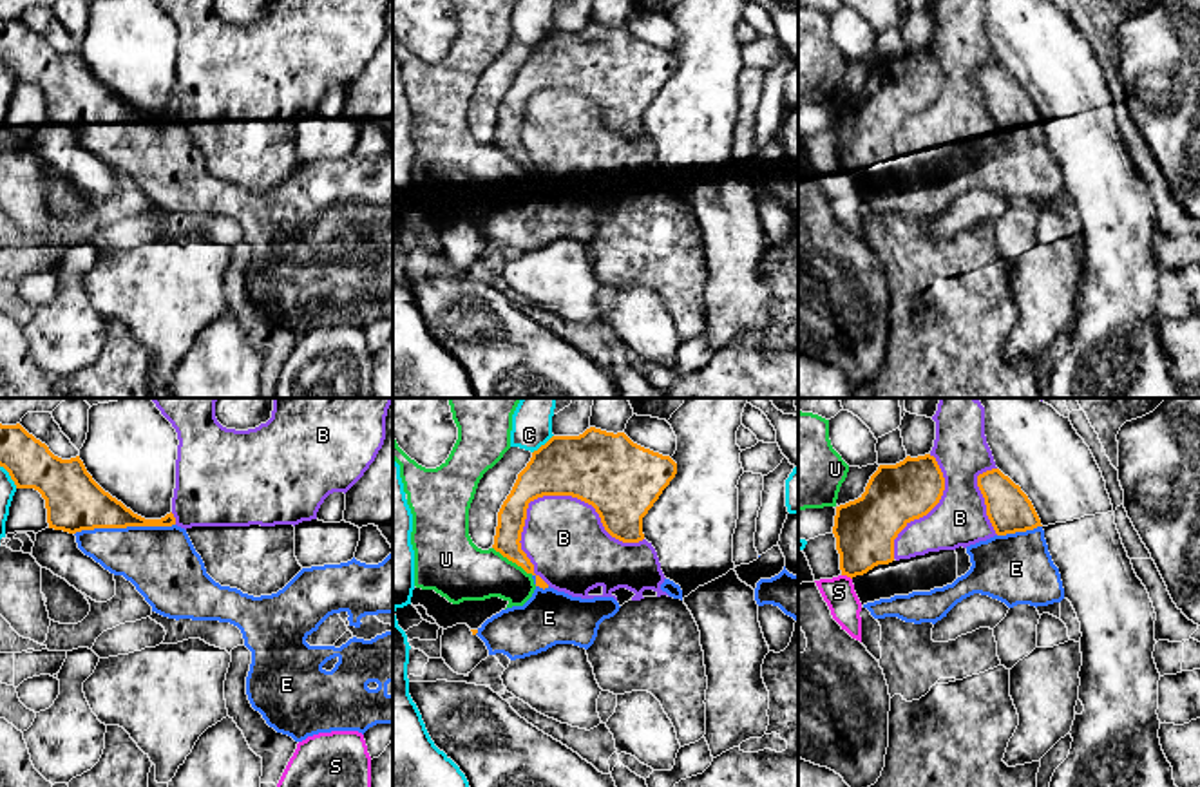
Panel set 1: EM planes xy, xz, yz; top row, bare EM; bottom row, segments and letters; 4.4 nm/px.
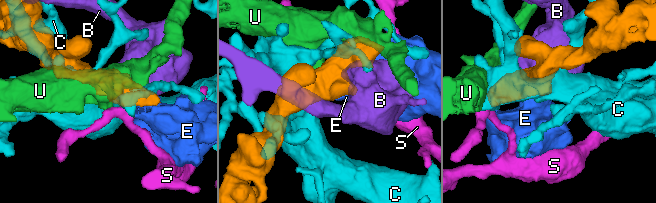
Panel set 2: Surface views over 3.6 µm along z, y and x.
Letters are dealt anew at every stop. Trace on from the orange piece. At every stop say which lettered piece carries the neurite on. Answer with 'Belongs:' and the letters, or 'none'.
Belongs: E

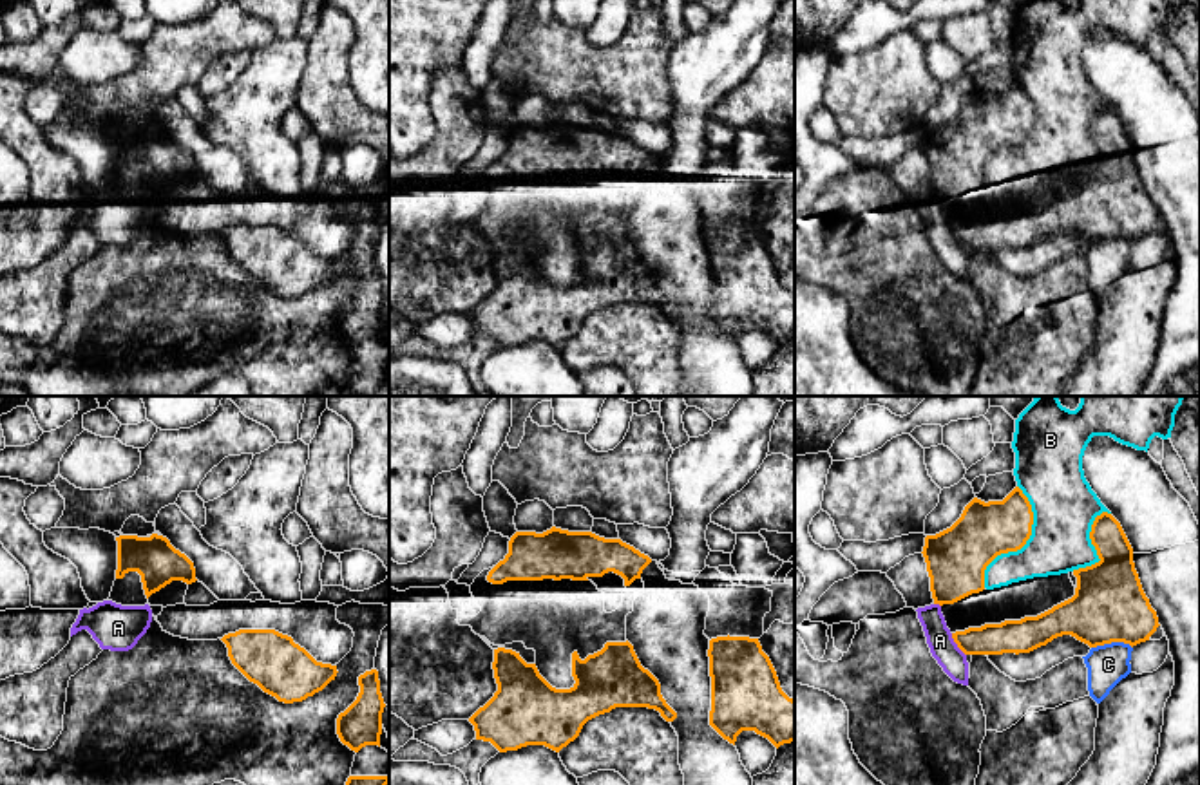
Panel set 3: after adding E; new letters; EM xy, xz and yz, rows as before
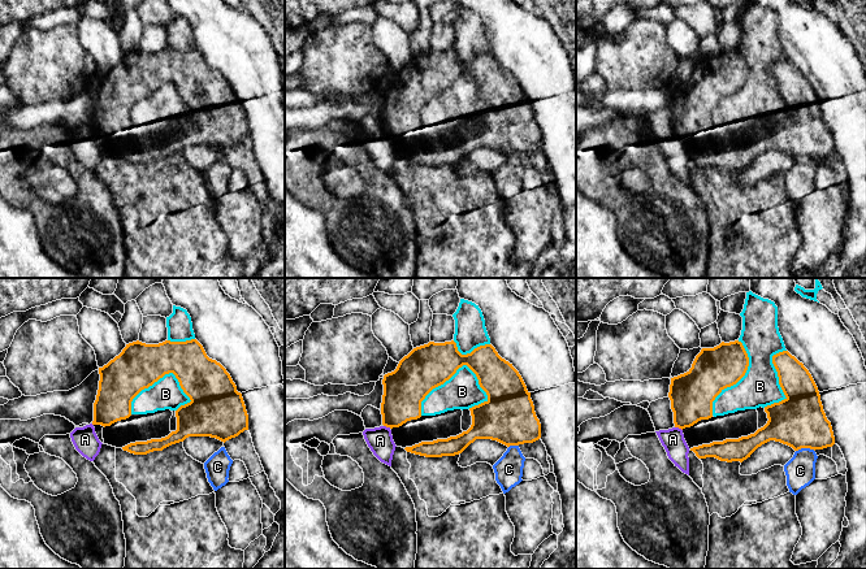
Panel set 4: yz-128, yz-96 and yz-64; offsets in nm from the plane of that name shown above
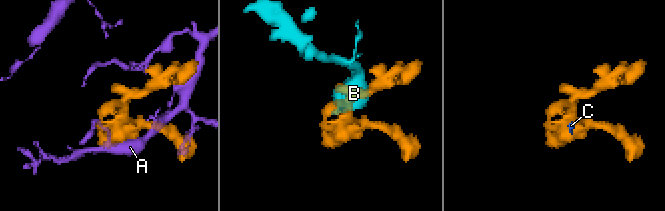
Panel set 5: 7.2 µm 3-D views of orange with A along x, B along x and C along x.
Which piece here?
Belongs: none

